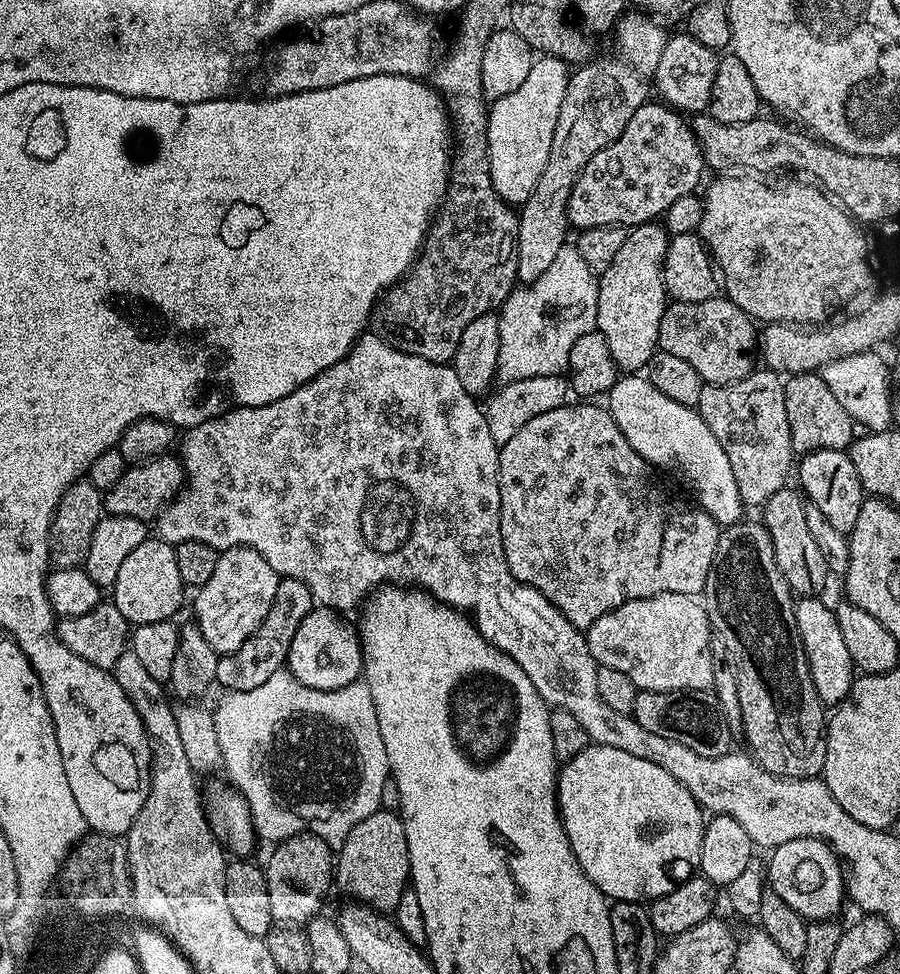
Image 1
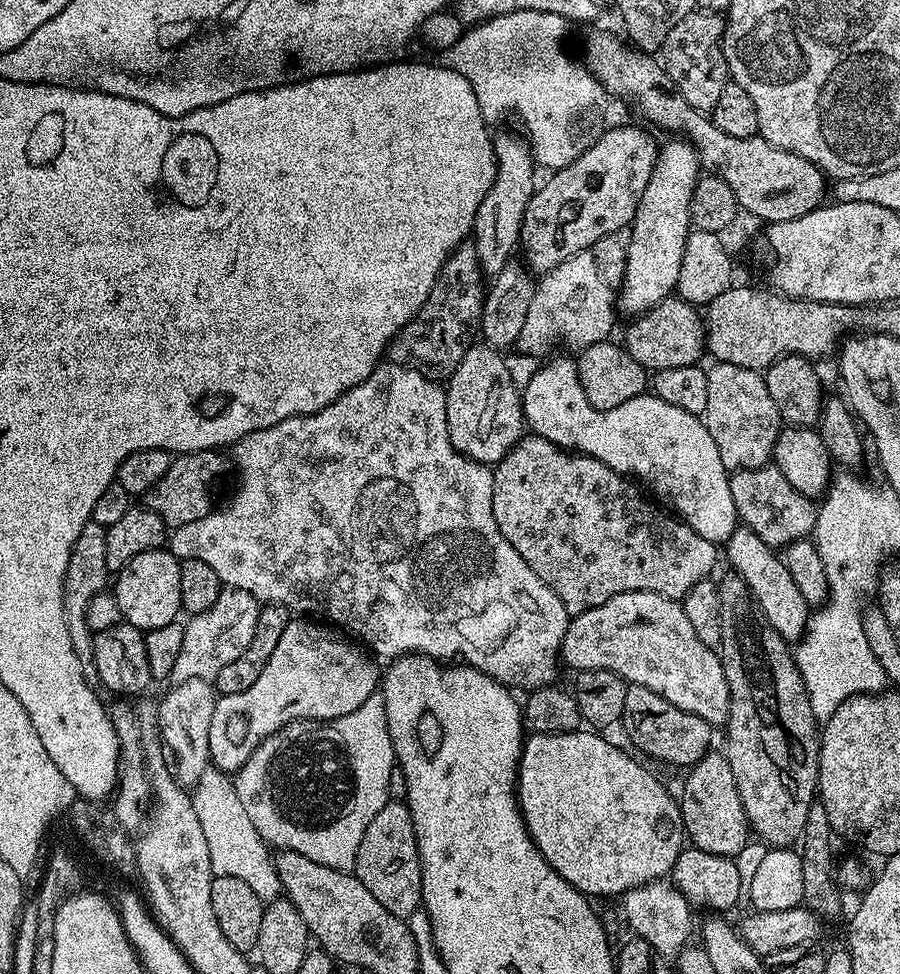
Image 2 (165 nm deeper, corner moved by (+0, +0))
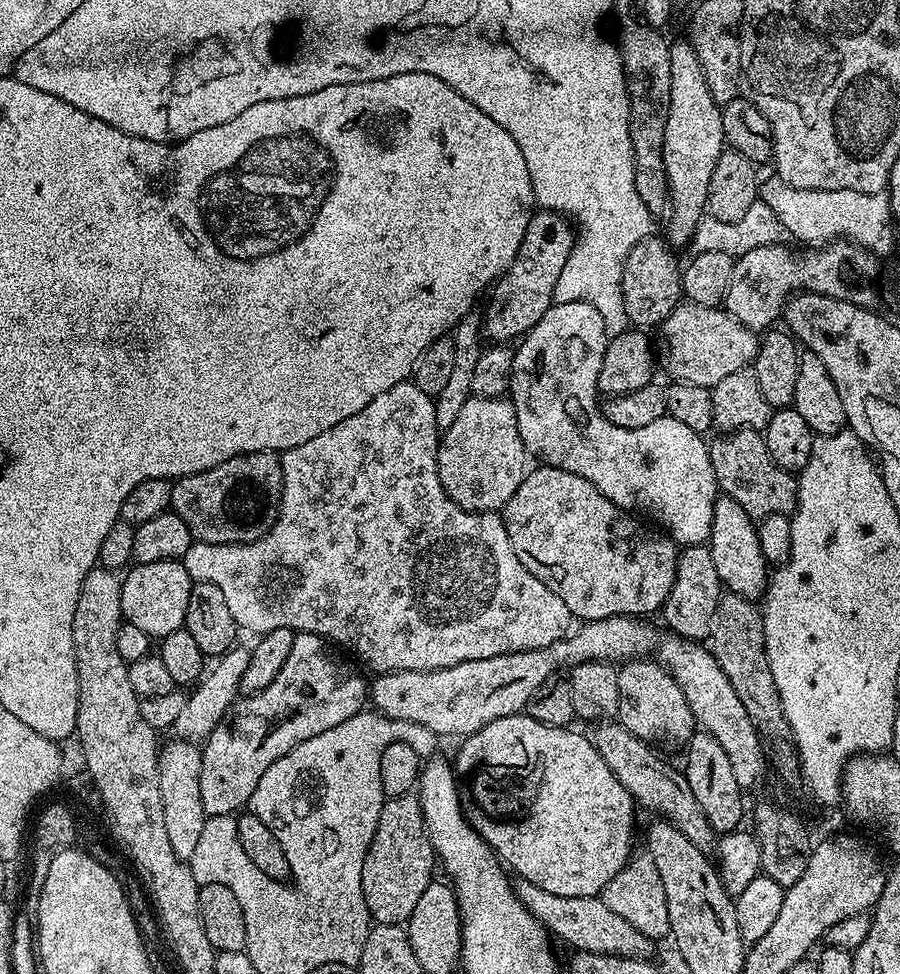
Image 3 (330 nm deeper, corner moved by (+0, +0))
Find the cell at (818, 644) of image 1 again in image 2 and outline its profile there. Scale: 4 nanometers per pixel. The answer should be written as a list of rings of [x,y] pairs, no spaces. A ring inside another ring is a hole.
[[[738,526],[734,534],[726,542],[728,548],[728,560],[732,563],[732,568],[737,577],[744,581],[753,601],[760,613],[774,626],[774,630],[780,637],[789,642],[799,641],[804,635],[804,630],[808,626],[810,606],[806,598],[802,598],[802,590],[798,590],[798,582],[790,578],[790,570],[786,570],[783,559],[754,530]]]

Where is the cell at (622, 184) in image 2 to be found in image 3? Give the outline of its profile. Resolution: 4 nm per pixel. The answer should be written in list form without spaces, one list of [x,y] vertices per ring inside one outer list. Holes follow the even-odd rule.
[[[537,211],[526,226],[522,246],[503,276],[495,281],[488,300],[488,309],[482,312],[482,332],[492,342],[513,342],[527,337],[532,327],[546,314],[554,301],[554,286],[558,286],[558,274],[570,258],[570,250],[576,244],[577,233],[573,225],[558,212]]]

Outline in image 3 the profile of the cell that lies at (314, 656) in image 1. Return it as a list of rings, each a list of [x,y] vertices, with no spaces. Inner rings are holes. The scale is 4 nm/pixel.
[[[297,632],[294,644],[290,646],[290,656],[286,658],[286,662],[282,662],[282,668],[278,670],[278,676],[270,682],[270,686],[253,696],[237,699],[228,713],[214,726],[212,733],[203,741],[200,754],[200,789],[205,817],[231,816],[240,810],[235,808],[240,808],[243,804],[245,807],[252,799],[254,786],[258,786],[258,778],[266,774],[266,766],[282,758],[282,754],[294,750],[294,746],[306,742],[306,738],[314,738],[314,734],[323,734],[325,730],[334,730],[334,726],[342,726],[342,722],[351,720],[354,714],[362,711],[370,696],[369,681],[360,677],[355,663],[352,665],[339,660],[331,650],[333,651],[325,637],[313,632]]]

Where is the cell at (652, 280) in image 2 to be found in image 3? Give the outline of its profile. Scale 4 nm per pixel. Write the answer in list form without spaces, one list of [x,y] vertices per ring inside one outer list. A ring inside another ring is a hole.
[[[687,39],[672,42],[670,52],[670,106],[666,118],[664,170],[668,175],[670,215],[666,239],[673,249],[691,241],[700,217],[705,215],[710,190],[710,174],[718,166],[718,158],[726,150],[721,105],[710,98],[710,86],[702,74],[702,62],[694,54],[694,46]]]

